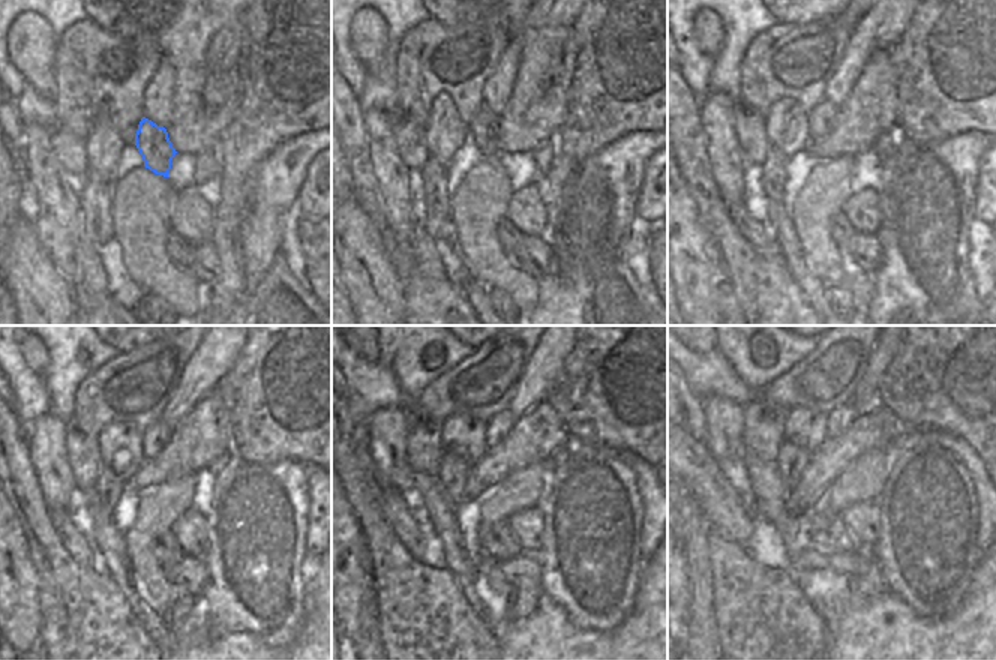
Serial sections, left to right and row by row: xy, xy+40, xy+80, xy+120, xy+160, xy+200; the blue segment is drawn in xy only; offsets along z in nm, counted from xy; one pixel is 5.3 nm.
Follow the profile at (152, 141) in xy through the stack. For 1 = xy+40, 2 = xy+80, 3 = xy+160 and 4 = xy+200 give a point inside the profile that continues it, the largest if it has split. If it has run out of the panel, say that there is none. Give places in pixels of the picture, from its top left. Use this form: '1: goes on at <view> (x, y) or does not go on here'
1: goes on at xy+40 (486, 126)
2: goes on at xy+80 (822, 119)
3: goes on at xy+160 (500, 426)
4: goes on at xy+200 (840, 419)

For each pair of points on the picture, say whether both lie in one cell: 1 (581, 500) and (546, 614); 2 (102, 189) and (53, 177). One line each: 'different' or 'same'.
1: different
2: different

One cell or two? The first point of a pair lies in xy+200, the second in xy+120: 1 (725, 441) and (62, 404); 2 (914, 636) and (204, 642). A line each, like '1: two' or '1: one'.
1: two
2: one

